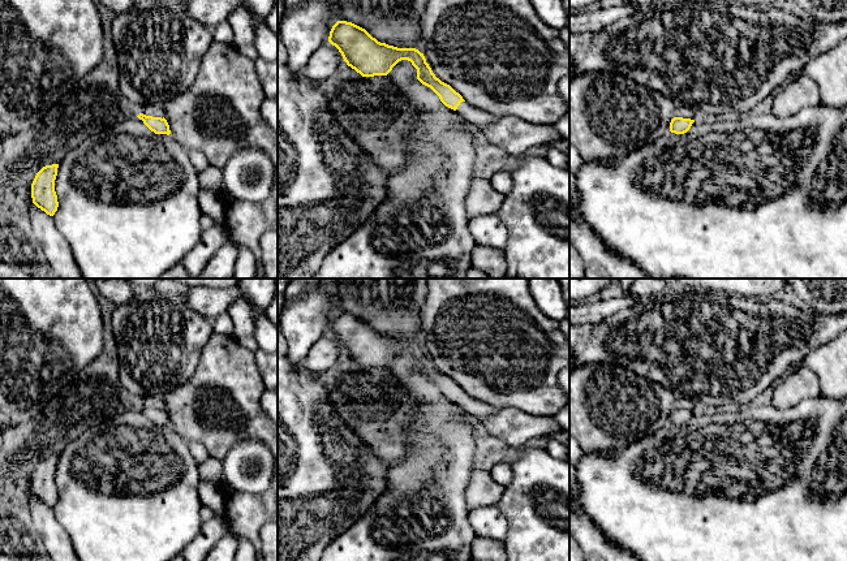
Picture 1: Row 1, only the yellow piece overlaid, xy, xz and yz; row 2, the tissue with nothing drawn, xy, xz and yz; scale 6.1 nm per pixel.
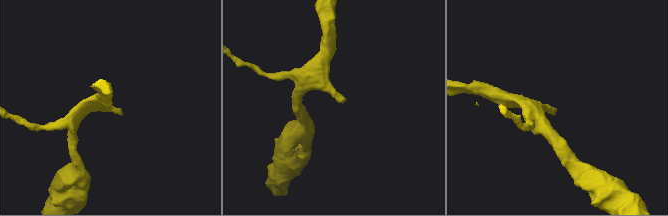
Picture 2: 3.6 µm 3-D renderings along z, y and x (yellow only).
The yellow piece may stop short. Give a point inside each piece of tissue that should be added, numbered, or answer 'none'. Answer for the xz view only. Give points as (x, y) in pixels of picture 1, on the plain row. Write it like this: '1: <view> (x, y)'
1: xz (474, 408)

